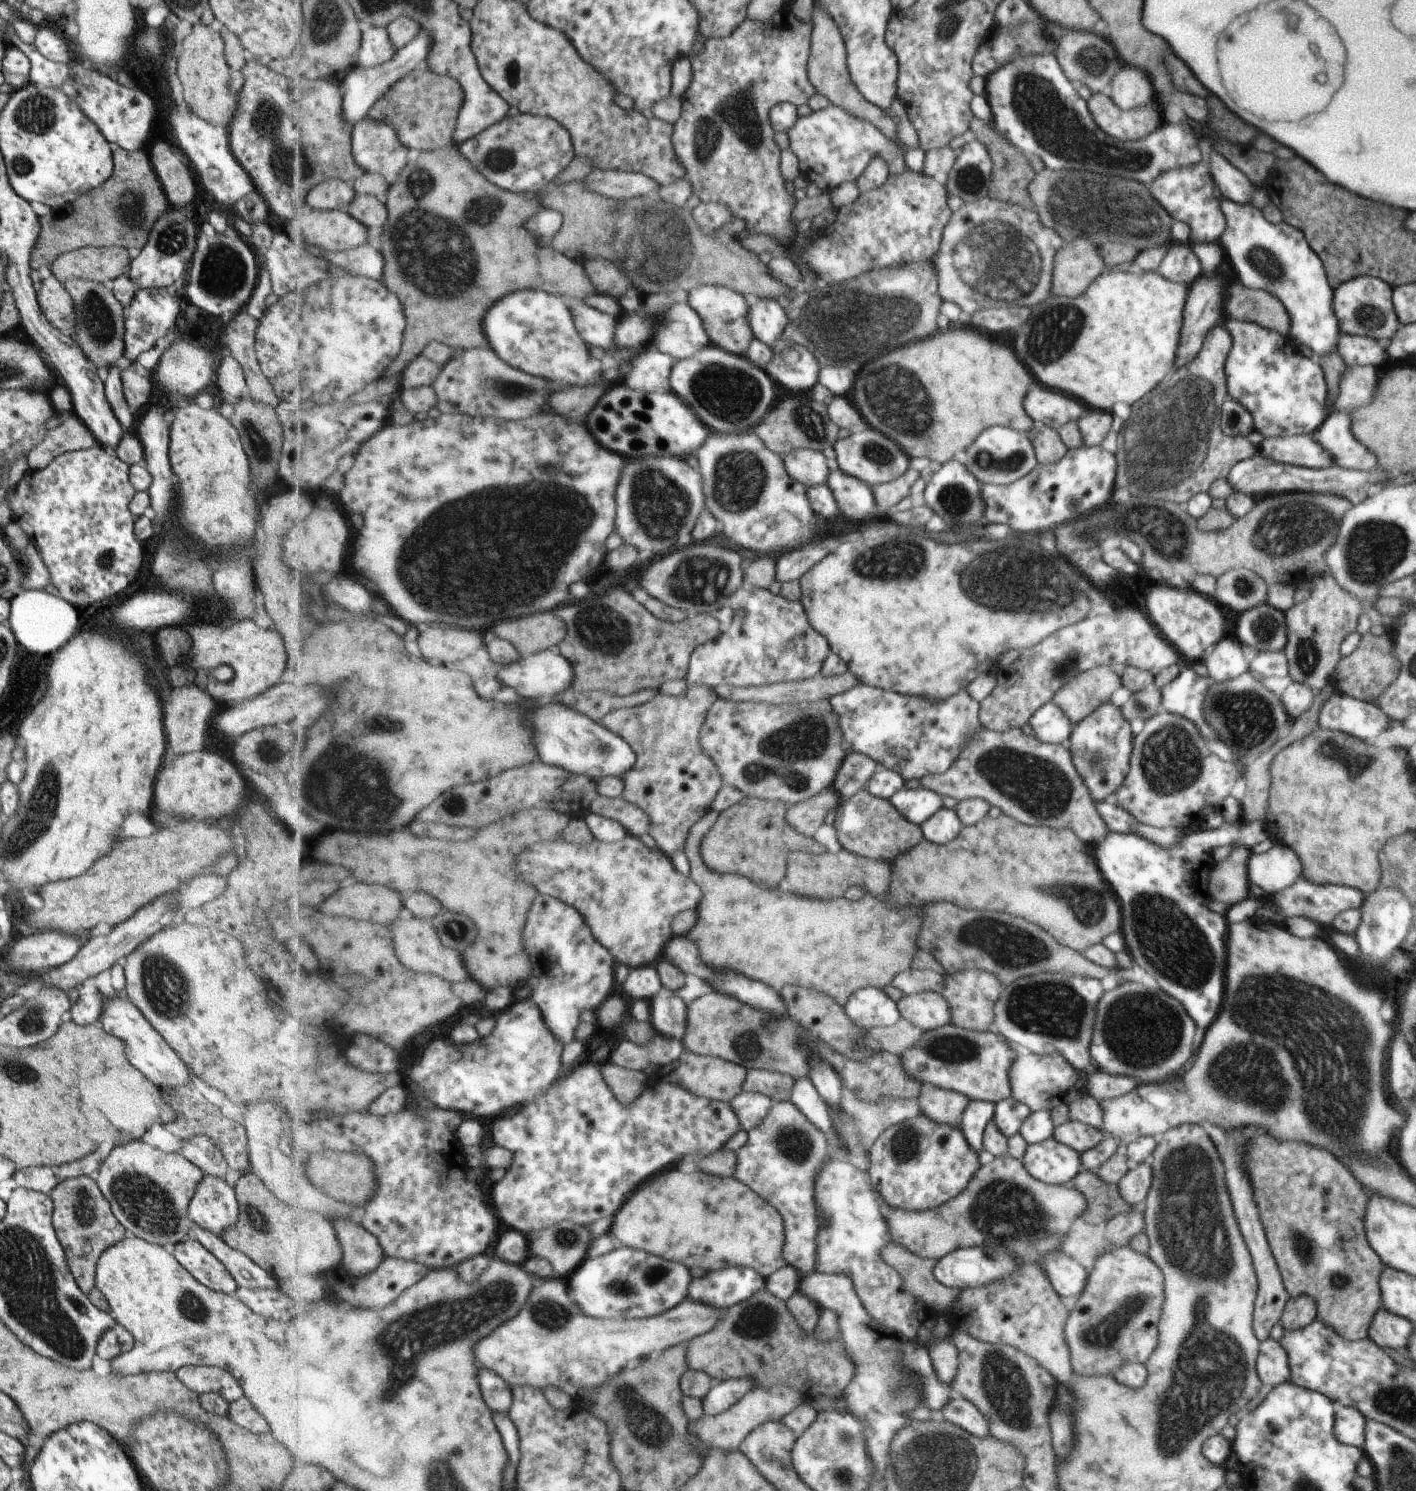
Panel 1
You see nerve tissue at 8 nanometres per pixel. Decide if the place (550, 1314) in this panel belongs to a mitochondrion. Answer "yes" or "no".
yes

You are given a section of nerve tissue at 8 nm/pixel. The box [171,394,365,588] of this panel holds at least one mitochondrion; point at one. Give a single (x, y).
(261, 444)

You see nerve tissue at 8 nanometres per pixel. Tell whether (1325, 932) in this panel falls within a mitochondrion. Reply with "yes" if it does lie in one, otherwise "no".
no

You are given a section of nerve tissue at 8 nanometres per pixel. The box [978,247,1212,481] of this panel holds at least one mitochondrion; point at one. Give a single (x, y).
(1053, 321)

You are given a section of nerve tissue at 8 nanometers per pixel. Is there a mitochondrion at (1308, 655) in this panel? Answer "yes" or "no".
yes

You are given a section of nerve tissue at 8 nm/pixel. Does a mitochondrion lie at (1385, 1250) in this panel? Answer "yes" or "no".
no

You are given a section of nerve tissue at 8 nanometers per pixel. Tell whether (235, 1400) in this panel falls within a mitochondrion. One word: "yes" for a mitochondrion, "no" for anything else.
no

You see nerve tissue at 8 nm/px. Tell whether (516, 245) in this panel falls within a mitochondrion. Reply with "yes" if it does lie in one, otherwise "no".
no

